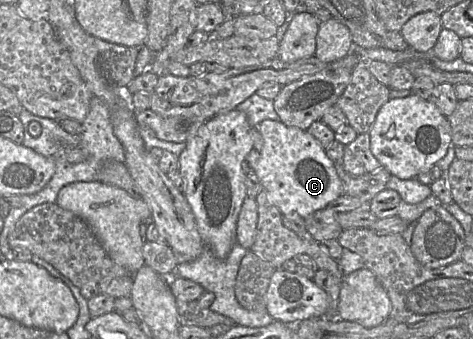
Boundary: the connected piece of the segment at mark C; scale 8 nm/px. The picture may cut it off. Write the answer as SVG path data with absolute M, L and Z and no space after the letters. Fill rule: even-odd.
M270 119L255 127L263 138L263 147L255 174L266 192L268 200L283 216L300 216L305 219L342 194L340 178L334 163L321 144L306 130L285 125Z

